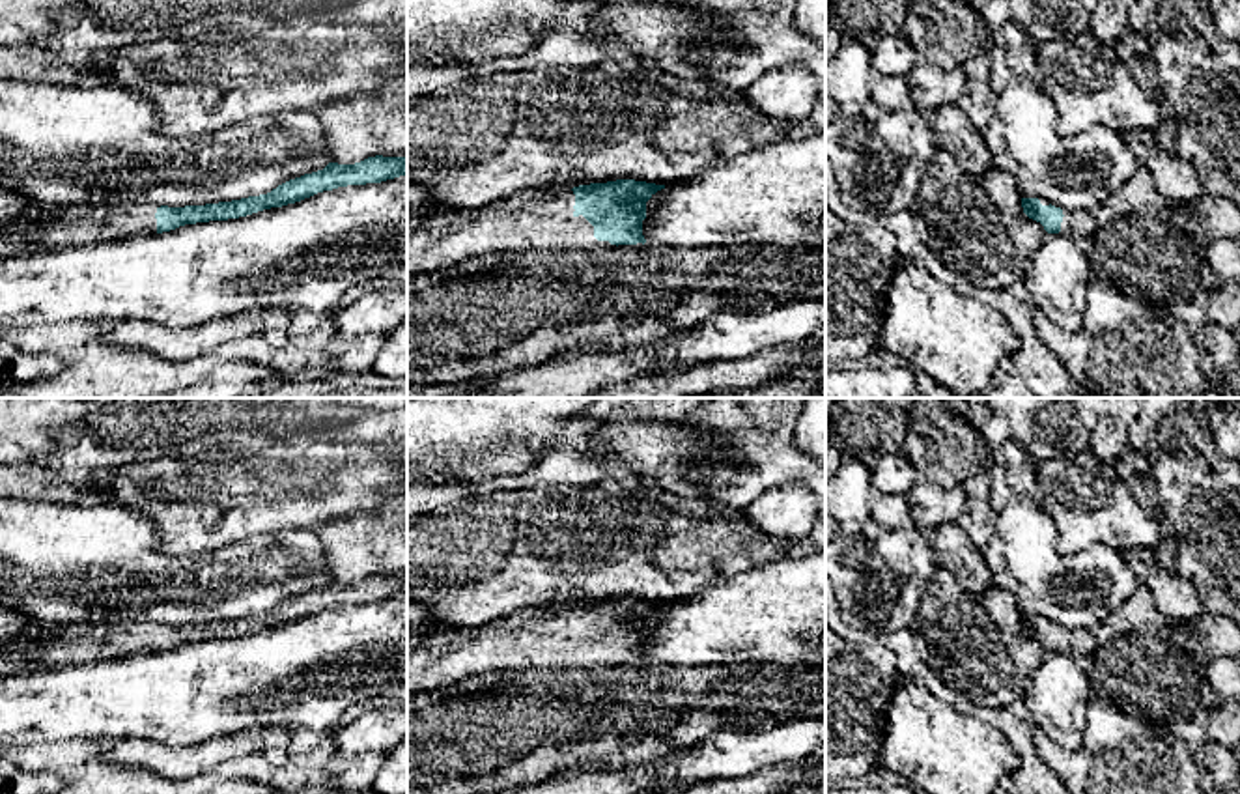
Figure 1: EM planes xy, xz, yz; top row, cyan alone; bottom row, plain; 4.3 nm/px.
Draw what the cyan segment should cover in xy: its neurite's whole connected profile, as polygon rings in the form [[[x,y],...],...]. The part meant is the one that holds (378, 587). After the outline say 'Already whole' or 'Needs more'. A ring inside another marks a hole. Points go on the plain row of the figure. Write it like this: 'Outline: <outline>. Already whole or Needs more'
Outline: [[[368,575],[355,583],[338,583],[329,581],[323,588],[304,592],[301,596],[289,598],[267,613],[248,615],[232,620],[205,622],[205,624],[185,624],[185,626],[168,626],[168,624],[133,624],[133,626],[93,626],[73,622],[65,626],[34,626],[28,628],[17,641],[4,645],[7,648],[17,646],[22,650],[22,656],[30,661],[43,661],[52,667],[73,667],[86,665],[95,661],[112,661],[125,659],[136,654],[146,652],[162,652],[176,648],[185,643],[209,641],[209,639],[228,639],[247,635],[263,628],[282,626],[288,622],[301,620],[323,609],[332,609],[347,603],[366,603],[381,602],[407,592],[407,575]]]. Needs more

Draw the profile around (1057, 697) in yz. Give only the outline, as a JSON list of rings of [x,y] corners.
[[[1046,652],[1023,693],[1023,702],[1051,740],[1068,751],[1078,751],[1087,729],[1091,691],[1076,656]]]

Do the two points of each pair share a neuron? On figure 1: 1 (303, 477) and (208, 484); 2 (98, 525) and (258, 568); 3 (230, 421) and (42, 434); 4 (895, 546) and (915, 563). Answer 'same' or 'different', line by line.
1: same
2: same
3: same
4: same

